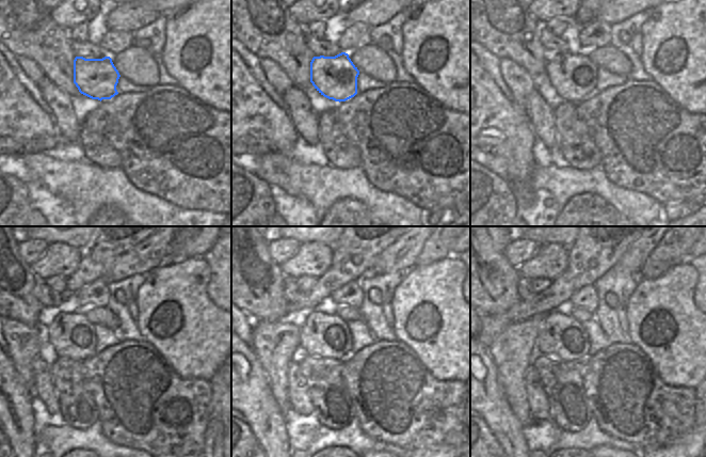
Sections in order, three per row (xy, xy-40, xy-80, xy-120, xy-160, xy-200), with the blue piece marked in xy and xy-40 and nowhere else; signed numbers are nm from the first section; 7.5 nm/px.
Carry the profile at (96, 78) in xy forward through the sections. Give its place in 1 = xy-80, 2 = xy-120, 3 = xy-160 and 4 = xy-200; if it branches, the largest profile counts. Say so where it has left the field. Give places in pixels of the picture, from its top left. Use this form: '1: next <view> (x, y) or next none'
1: next xy-80 (573, 76)
2: next xy-120 (91, 319)
3: next xy-160 (324, 334)
4: next xy-200 (560, 335)

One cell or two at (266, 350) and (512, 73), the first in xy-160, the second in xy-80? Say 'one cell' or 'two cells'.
one cell

